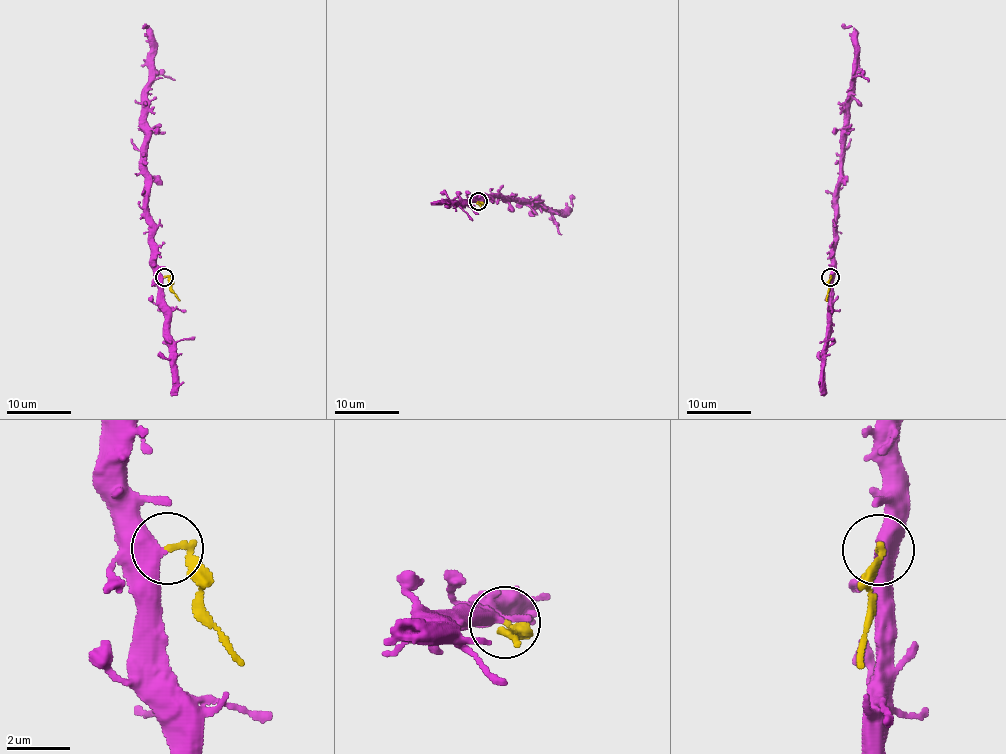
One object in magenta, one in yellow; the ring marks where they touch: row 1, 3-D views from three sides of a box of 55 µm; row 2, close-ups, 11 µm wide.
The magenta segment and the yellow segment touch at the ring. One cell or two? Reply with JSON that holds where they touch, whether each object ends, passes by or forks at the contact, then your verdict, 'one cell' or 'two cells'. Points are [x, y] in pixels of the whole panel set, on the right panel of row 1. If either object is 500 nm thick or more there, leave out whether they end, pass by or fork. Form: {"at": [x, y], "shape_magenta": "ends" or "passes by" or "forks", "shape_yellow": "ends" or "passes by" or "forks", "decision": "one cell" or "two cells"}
{"at": [830, 277], "decision": "two cells"}

